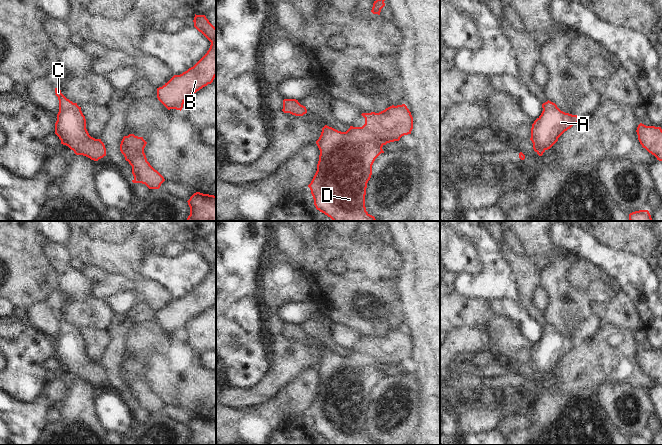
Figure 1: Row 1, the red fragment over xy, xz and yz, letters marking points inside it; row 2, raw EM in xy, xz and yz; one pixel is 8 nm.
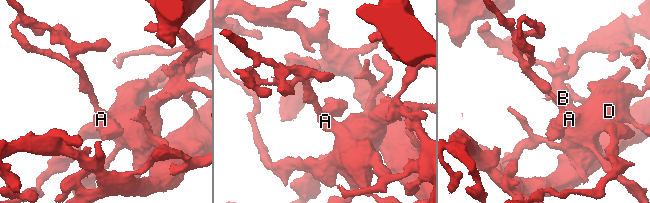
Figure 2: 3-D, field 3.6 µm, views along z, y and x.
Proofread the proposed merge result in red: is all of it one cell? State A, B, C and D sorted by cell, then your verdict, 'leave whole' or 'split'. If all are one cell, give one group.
A B C D | leave whole

